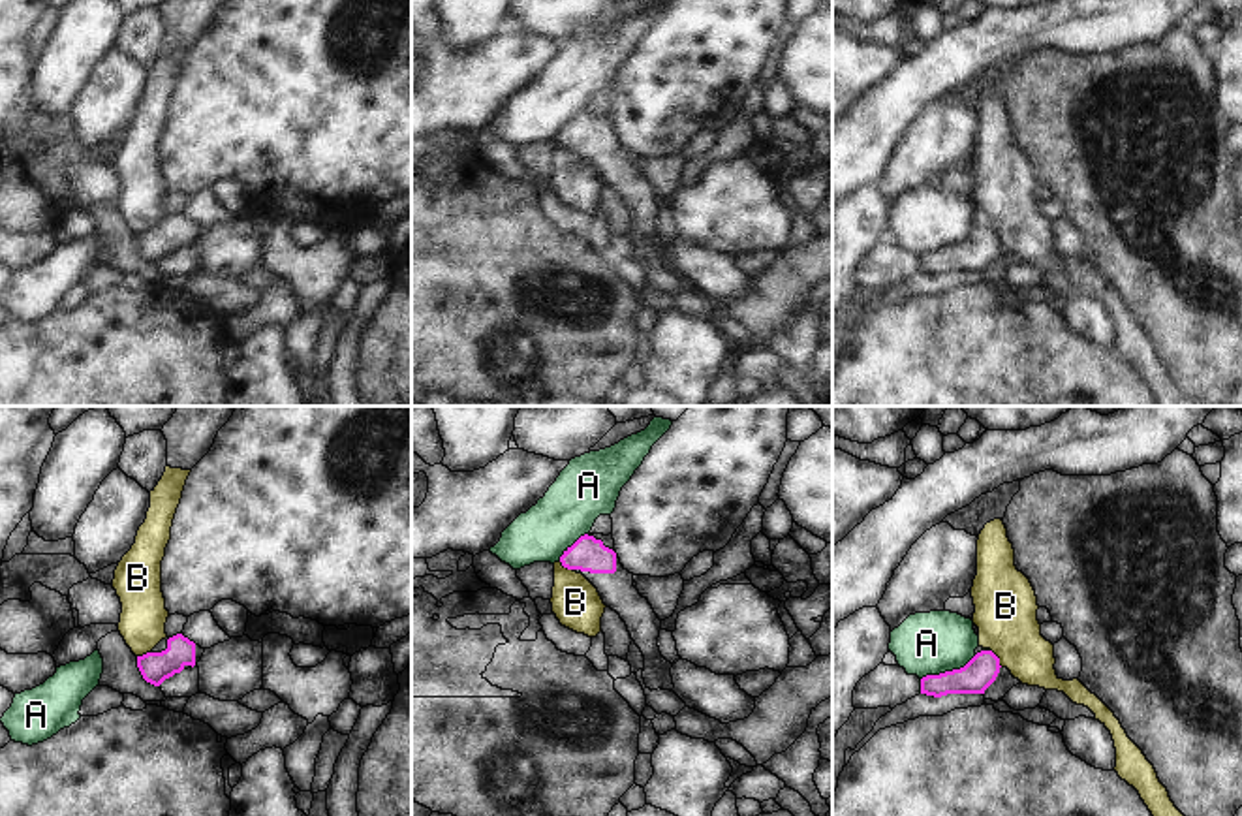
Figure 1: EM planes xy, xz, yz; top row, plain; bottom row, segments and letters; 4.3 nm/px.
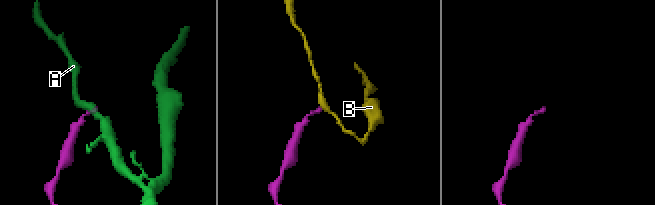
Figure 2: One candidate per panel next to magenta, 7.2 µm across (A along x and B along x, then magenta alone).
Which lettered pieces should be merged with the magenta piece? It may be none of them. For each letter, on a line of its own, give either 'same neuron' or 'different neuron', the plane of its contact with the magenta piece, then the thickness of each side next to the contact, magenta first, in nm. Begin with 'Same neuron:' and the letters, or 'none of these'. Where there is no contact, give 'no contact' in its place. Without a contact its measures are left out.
Same neuron: none of these
A: different neuron; contact in yz; calibres 140 and 280 nm
B: different neuron; contact in yz; calibres 140 and 280 nm

